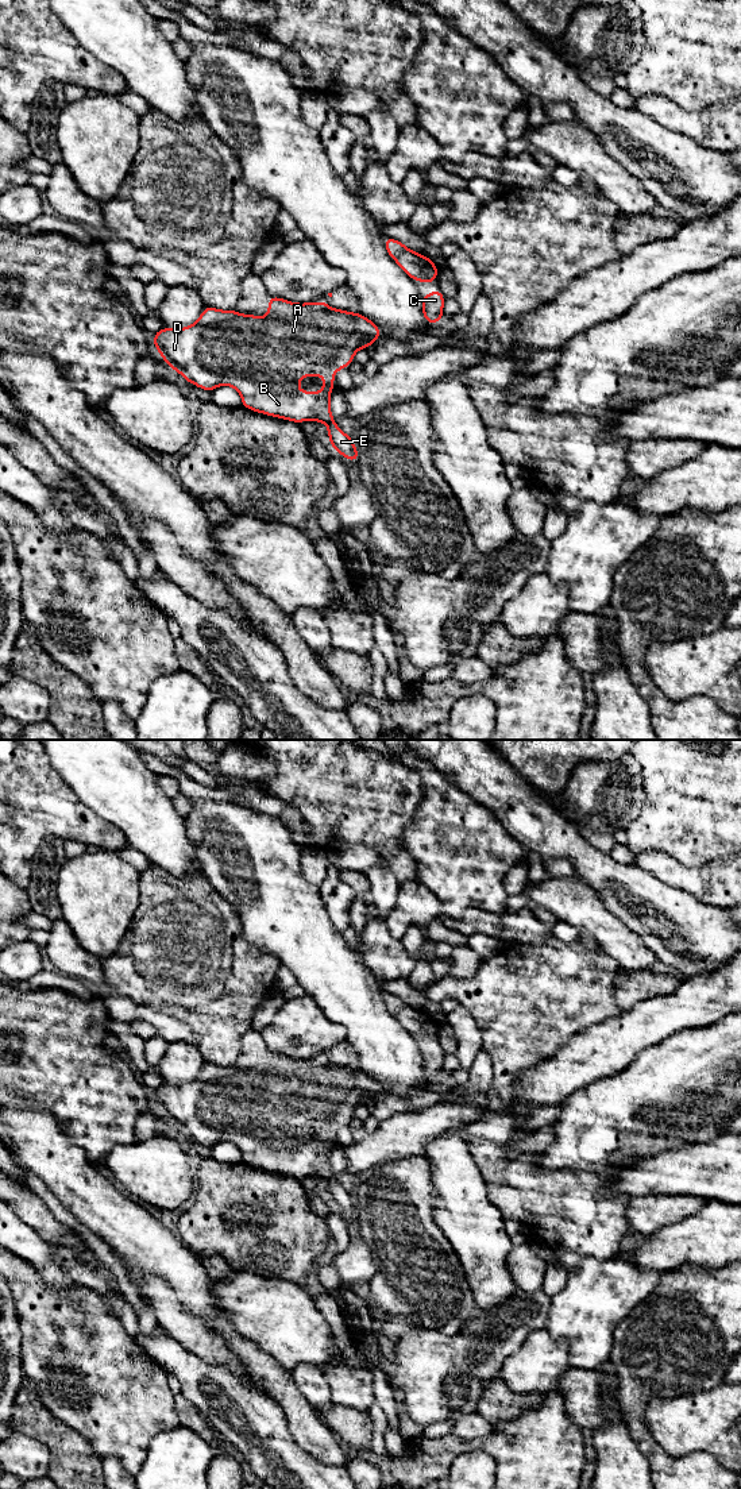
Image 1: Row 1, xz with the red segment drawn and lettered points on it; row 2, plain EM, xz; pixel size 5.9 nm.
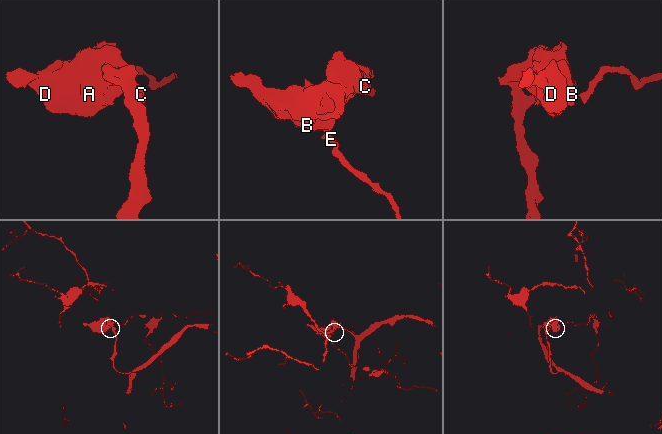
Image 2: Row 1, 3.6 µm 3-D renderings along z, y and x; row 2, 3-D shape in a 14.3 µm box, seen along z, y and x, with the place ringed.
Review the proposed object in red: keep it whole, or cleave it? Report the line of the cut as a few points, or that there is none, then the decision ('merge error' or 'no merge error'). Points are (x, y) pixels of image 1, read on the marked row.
cut in xz along (332, 421), (328, 425); merge error

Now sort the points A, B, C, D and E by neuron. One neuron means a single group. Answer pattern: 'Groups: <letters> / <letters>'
Groups: A B C D / E

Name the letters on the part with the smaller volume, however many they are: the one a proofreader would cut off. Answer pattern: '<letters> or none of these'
A, B, C, D

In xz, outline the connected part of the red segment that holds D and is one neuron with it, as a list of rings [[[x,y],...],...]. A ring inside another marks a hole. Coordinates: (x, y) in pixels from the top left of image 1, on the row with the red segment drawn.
[[[269,296],[269,316],[239,315],[232,310],[217,310],[205,306],[198,320],[188,328],[162,328],[154,336],[154,344],[165,362],[181,373],[185,381],[212,391],[220,385],[235,387],[242,396],[244,408],[263,414],[292,420],[301,424],[305,420],[316,420],[332,424],[329,410],[331,390],[335,387],[333,374],[354,362],[354,354],[359,348],[368,348],[381,336],[381,329],[360,313],[350,313],[331,309],[327,302],[294,304]],[[323,375],[321,393],[301,390],[298,378]]]

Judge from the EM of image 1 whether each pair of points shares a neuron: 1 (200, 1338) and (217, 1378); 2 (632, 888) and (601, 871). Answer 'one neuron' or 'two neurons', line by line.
1: two neurons
2: one neuron

